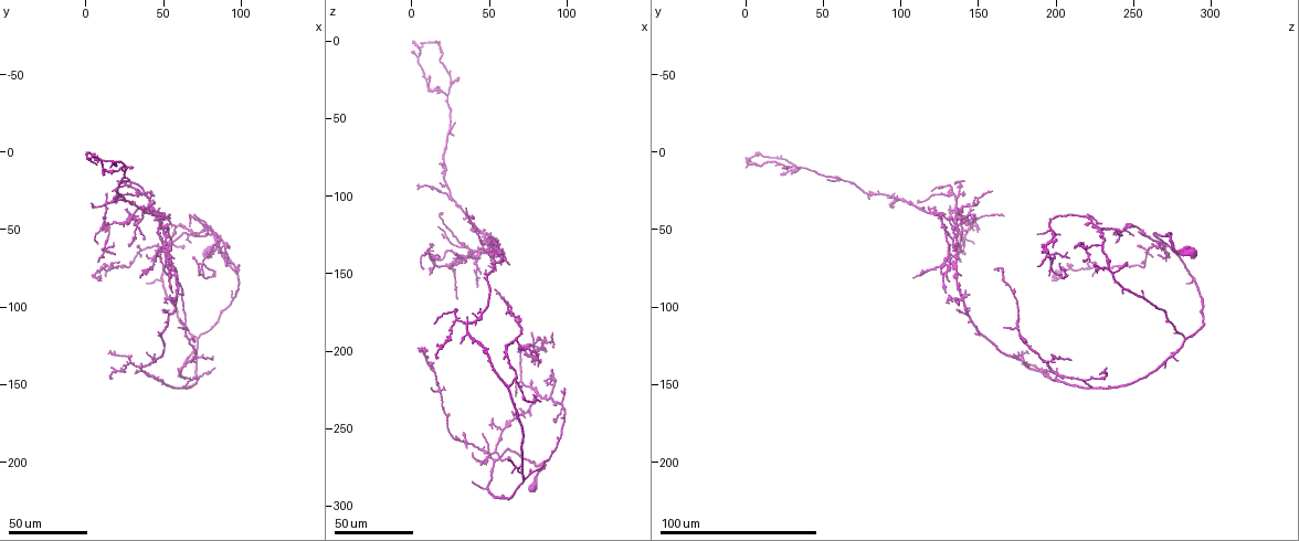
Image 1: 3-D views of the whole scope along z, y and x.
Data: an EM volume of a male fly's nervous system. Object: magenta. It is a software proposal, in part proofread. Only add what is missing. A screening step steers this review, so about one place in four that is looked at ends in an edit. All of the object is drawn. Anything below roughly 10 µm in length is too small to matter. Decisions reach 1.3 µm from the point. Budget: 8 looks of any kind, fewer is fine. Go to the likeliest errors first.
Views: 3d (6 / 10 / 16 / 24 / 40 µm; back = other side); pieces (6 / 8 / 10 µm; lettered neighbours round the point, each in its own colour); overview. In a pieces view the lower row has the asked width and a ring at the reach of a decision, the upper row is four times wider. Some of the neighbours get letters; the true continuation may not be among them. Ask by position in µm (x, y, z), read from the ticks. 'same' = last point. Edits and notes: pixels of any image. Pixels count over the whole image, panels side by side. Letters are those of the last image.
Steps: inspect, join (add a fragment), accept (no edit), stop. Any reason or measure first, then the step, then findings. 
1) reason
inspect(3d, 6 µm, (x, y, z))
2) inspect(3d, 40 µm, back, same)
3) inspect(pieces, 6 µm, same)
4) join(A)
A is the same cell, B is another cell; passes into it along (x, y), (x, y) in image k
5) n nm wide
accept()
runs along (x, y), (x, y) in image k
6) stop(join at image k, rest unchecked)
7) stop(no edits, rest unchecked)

free end
inspect(3d, 24 µm, (36, 82, 110))

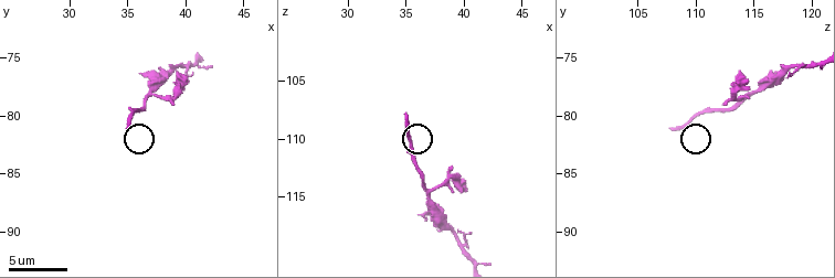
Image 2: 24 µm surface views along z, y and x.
inspect(pieces, 8 µm, (35.0, 81.2, 108.2))

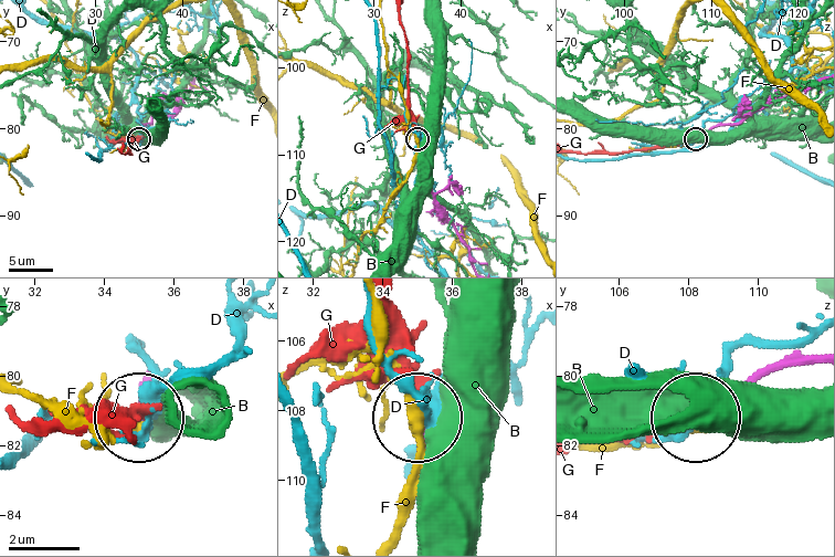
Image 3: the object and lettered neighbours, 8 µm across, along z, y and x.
join(G)
G is the same cell, B, D and F are other cells; the neuron continues

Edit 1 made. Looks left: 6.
see it whole again
inspect(overview)

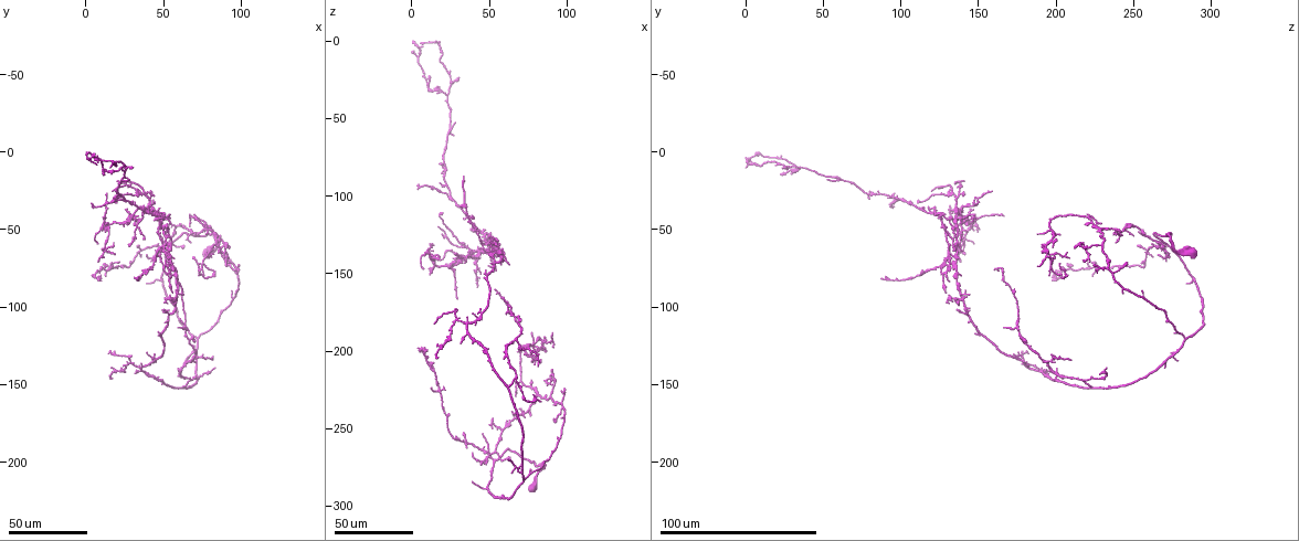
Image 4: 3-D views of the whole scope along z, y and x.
tapers out
inspect(3d, 40 µm, (40, 86, 284))

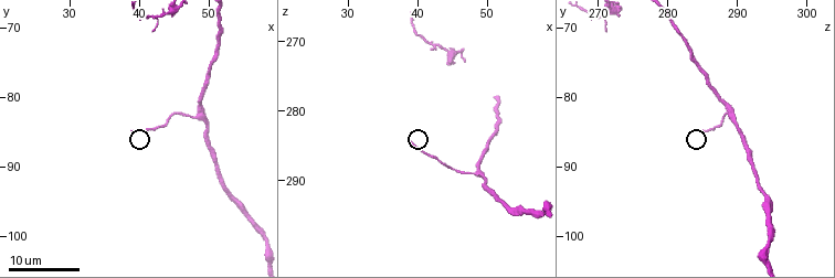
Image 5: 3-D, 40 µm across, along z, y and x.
inspect(pieces, 6 µm, (39.0, 84.5, 284.0))

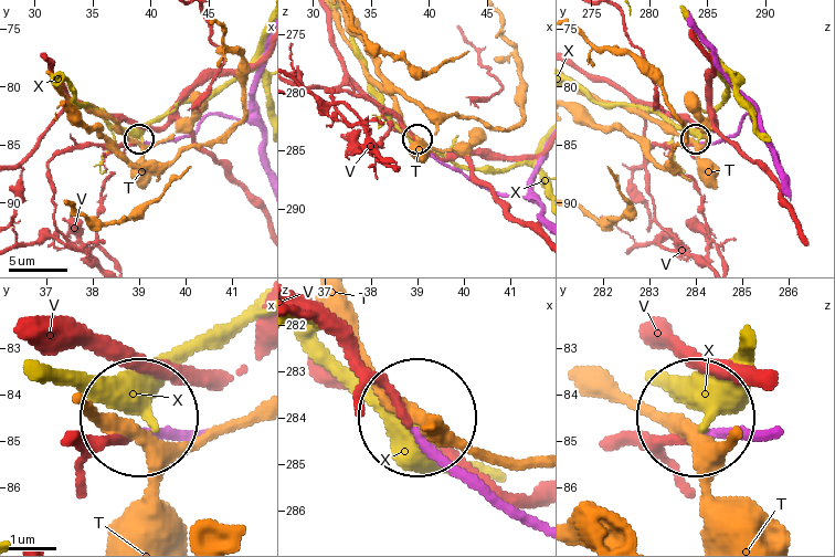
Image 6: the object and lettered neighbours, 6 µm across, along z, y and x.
accept()
T, V and X are other cells; runs along (762, 434), (707, 434) in image 6; none of them fits

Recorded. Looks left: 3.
inspect(3d, 24 µm, (78, 52, 190))

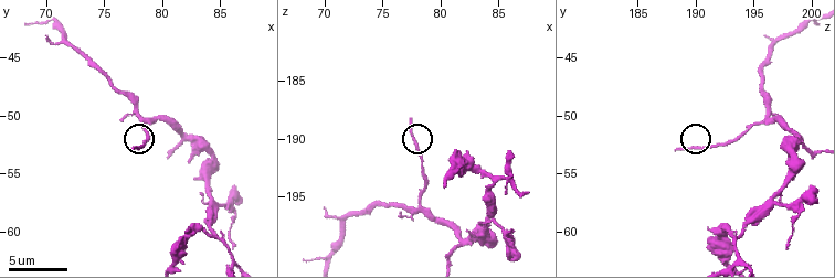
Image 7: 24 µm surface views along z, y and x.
inspect(pieces, 6 µm, (77.4, 53.0, 188.4))

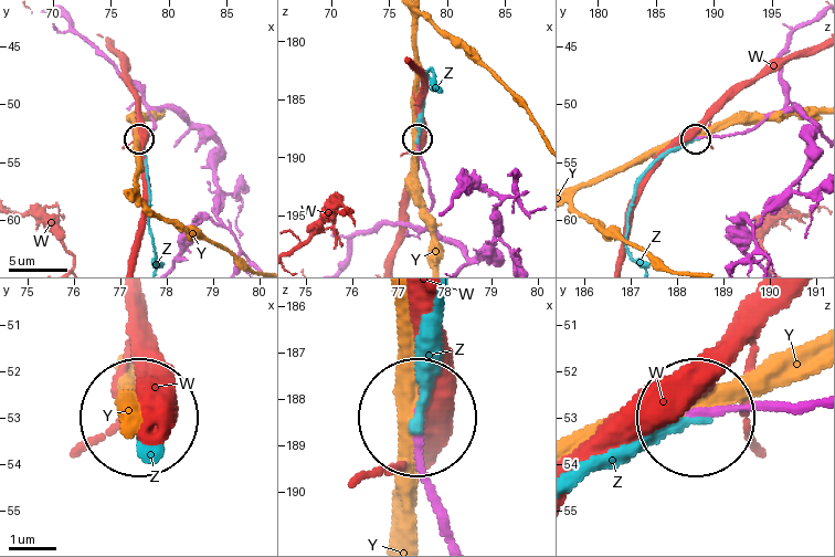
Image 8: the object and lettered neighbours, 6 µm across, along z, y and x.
accept()
W, Y and Z are other cells; runs along (448, 537), (416, 422) in image 8; none of them fits

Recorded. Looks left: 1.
stop(join at image 3, rest unchecked)

